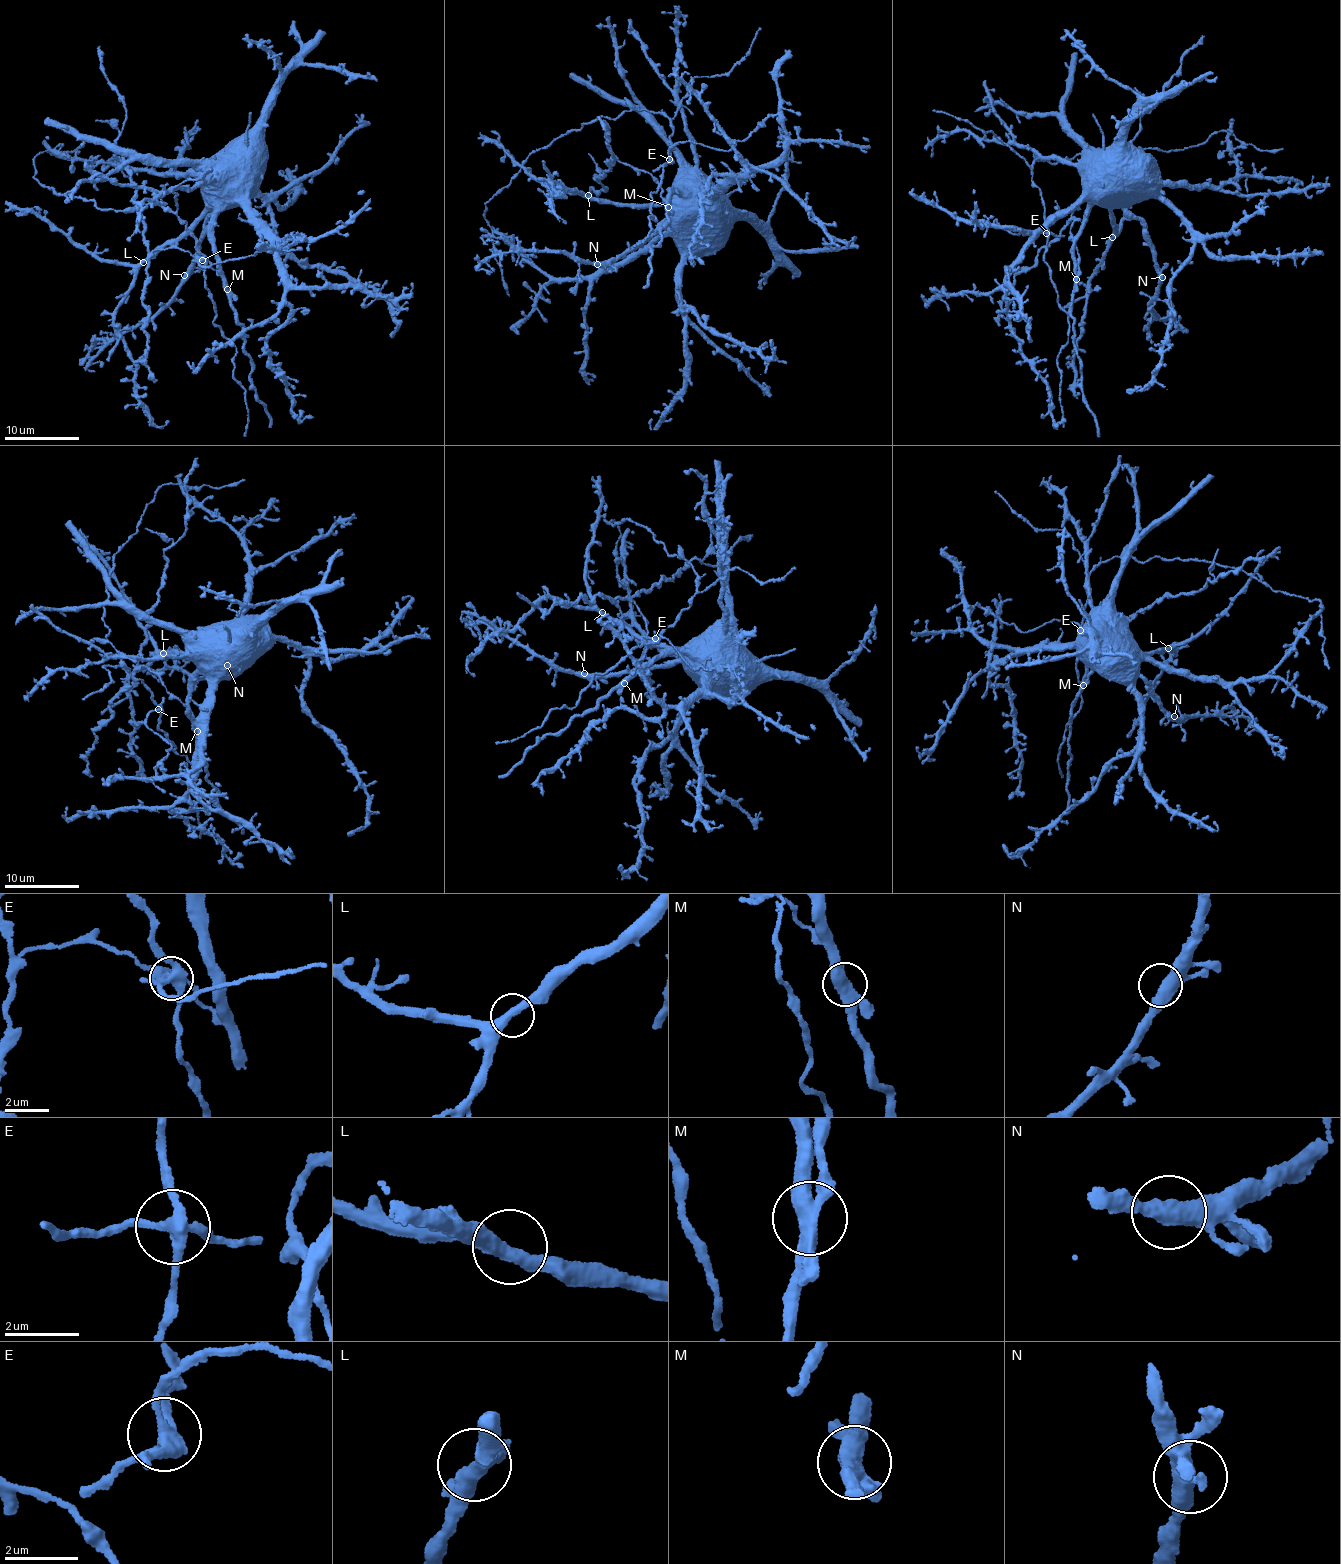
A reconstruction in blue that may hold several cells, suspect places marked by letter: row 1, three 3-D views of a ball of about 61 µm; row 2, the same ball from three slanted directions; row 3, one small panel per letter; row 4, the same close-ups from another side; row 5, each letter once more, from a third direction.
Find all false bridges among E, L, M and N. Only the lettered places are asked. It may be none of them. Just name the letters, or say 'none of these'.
E, M

